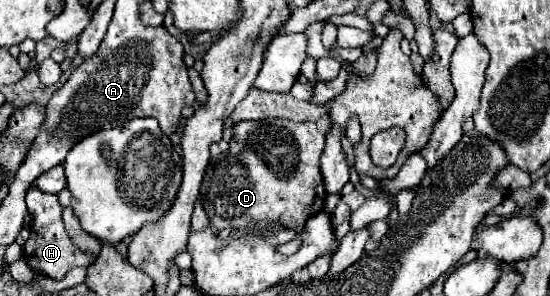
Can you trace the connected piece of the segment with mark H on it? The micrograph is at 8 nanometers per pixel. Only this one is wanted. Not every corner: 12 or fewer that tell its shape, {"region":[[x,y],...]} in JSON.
{"region":[[32,186],[24,258],[32,270],[62,280],[94,256],[70,240],[56,194]]}

